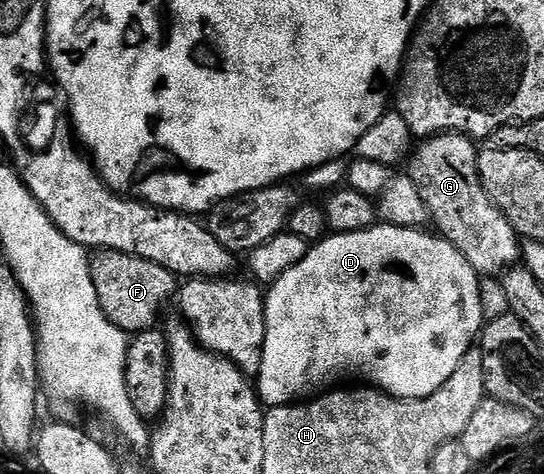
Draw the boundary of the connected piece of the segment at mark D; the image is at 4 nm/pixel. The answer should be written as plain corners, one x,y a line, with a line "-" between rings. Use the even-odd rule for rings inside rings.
375,224
370,230
352,232
351,234
331,233
321,242
311,245
306,251
304,260
284,276
280,276
269,287
266,299
266,335
264,336
264,356
260,372
256,376
258,397
267,407
288,406
303,400
309,400
323,392
329,391
335,384
346,384
349,378
359,378
359,383
383,390
393,398
427,398
436,392
456,372
456,364
479,341
484,325
482,316
482,287
480,275
464,260
464,256
451,242
433,233
426,234
425,229
409,230
399,226

